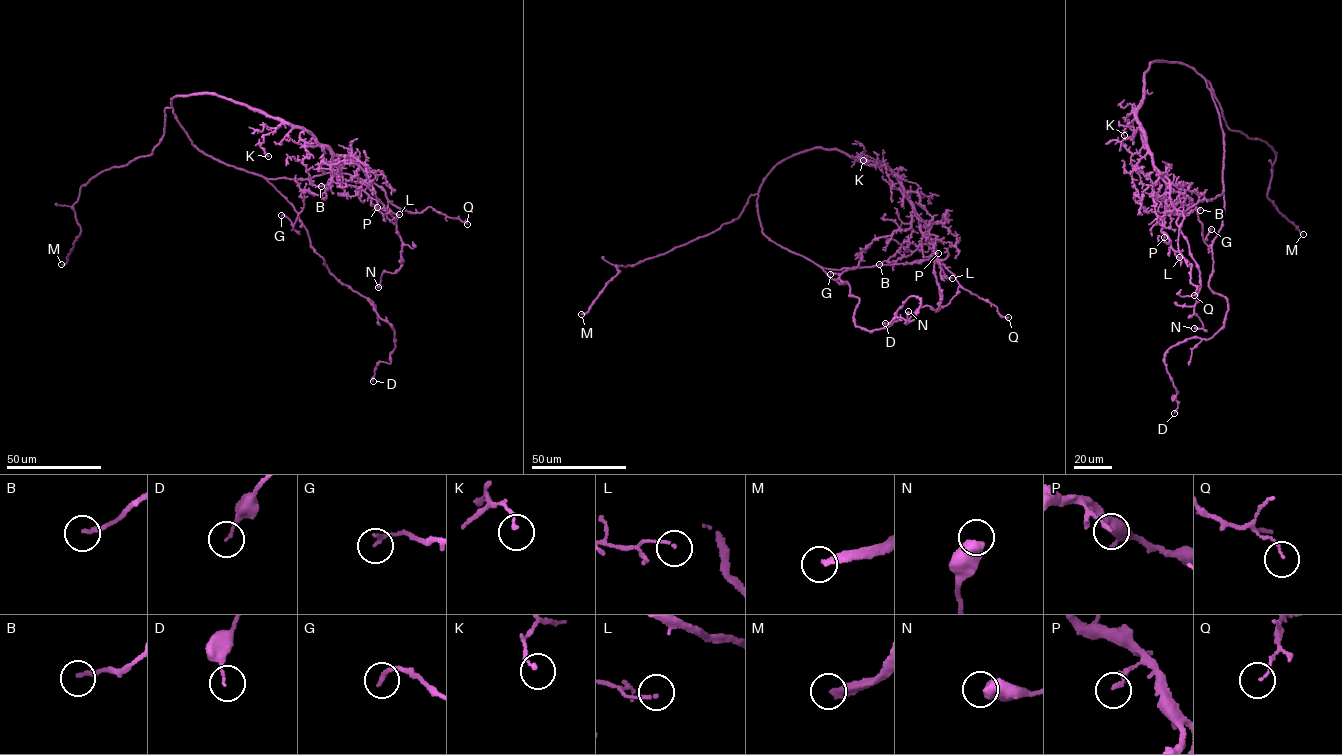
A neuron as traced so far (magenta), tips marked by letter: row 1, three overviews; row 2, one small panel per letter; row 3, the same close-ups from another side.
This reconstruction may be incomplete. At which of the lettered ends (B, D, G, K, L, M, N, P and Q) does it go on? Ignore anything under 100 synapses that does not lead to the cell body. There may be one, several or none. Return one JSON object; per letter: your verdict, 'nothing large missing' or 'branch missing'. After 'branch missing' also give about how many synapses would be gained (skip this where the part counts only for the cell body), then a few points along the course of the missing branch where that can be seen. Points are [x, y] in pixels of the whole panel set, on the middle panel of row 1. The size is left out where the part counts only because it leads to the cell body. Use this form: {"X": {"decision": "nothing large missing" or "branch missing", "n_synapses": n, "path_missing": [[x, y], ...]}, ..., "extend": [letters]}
{"B": {"decision": "nothing large missing"}, "D": {"decision": "nothing large missing"}, "G": {"decision": "nothing large missing"}, "K": {"decision": "nothing large missing"}, "L": {"decision": "nothing large missing"}, "M": {"decision": "branch missing", "n_synapses": 110}, "N": {"decision": "nothing large missing"}, "P": {"decision": "nothing large missing"}, "Q": {"decision": "nothing large missing"}, "extend": ["M"]}

